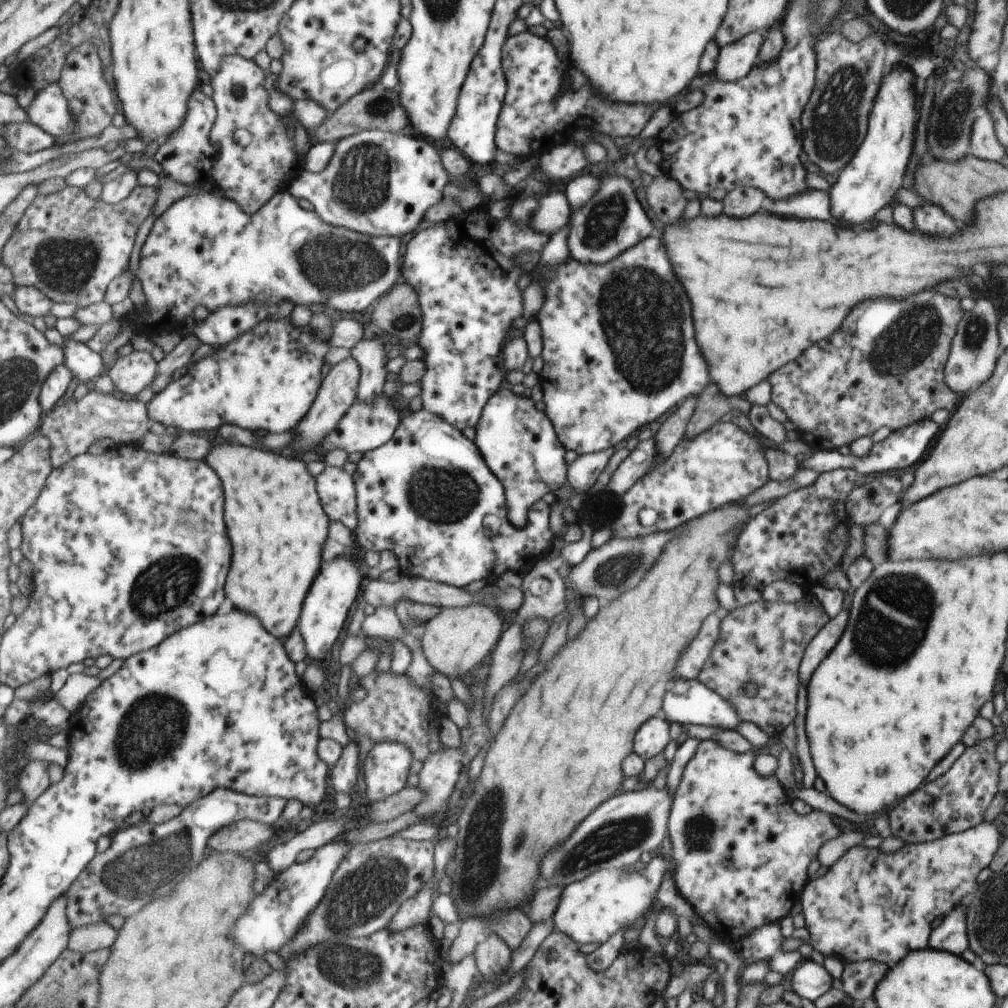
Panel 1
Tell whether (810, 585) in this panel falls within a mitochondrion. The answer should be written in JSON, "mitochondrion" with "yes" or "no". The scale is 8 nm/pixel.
{"mitochondrion":"no"}

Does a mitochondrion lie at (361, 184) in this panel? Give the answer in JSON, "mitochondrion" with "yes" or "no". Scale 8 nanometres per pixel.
{"mitochondrion":"yes"}

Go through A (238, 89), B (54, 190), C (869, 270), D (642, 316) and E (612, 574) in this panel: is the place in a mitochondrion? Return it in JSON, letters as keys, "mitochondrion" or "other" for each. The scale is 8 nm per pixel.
{"A":"mitochondrion","B":"other","C":"other","D":"mitochondrion","E":"mitochondrion"}

